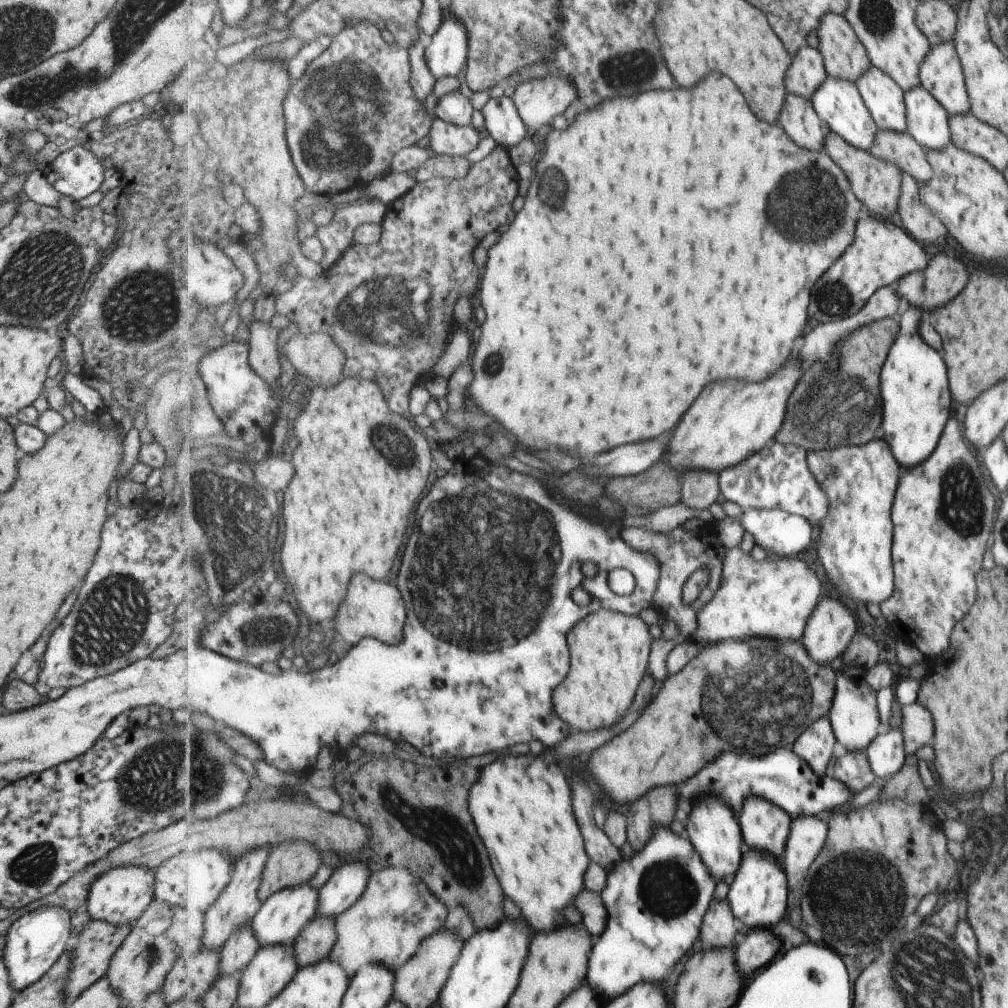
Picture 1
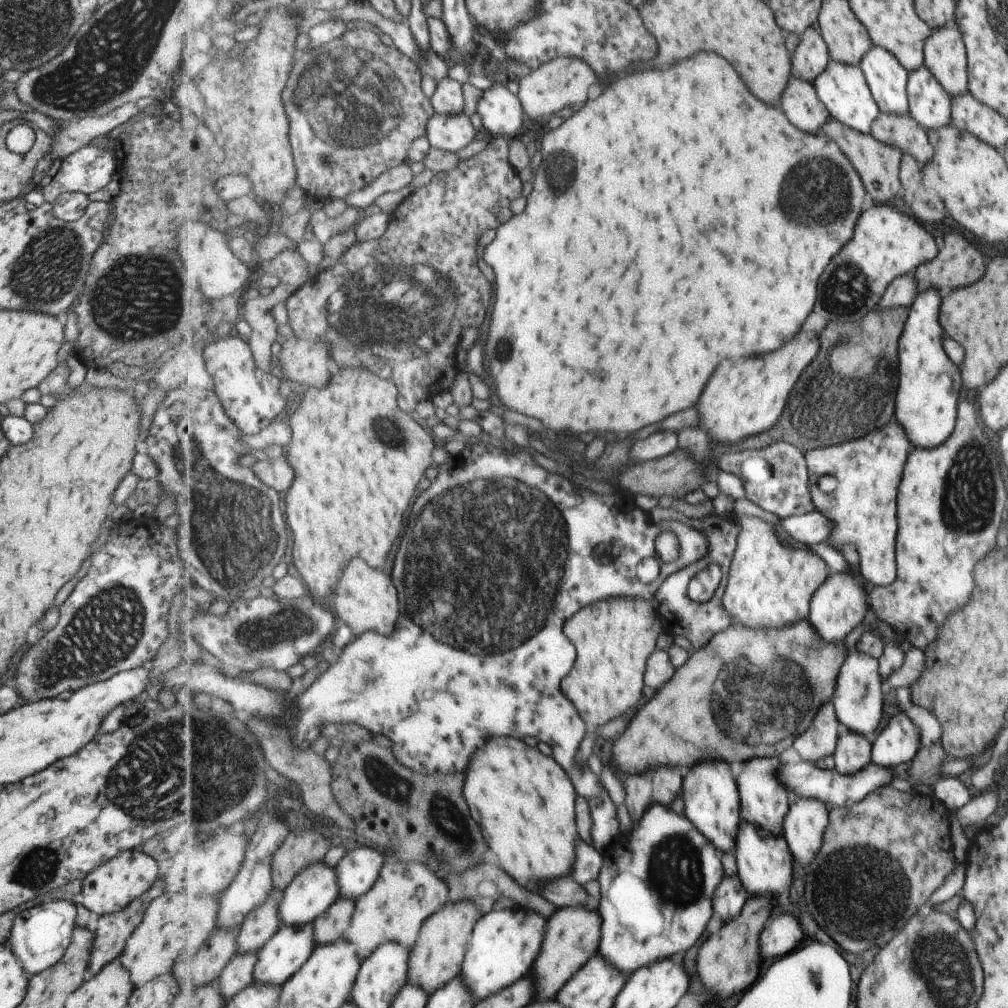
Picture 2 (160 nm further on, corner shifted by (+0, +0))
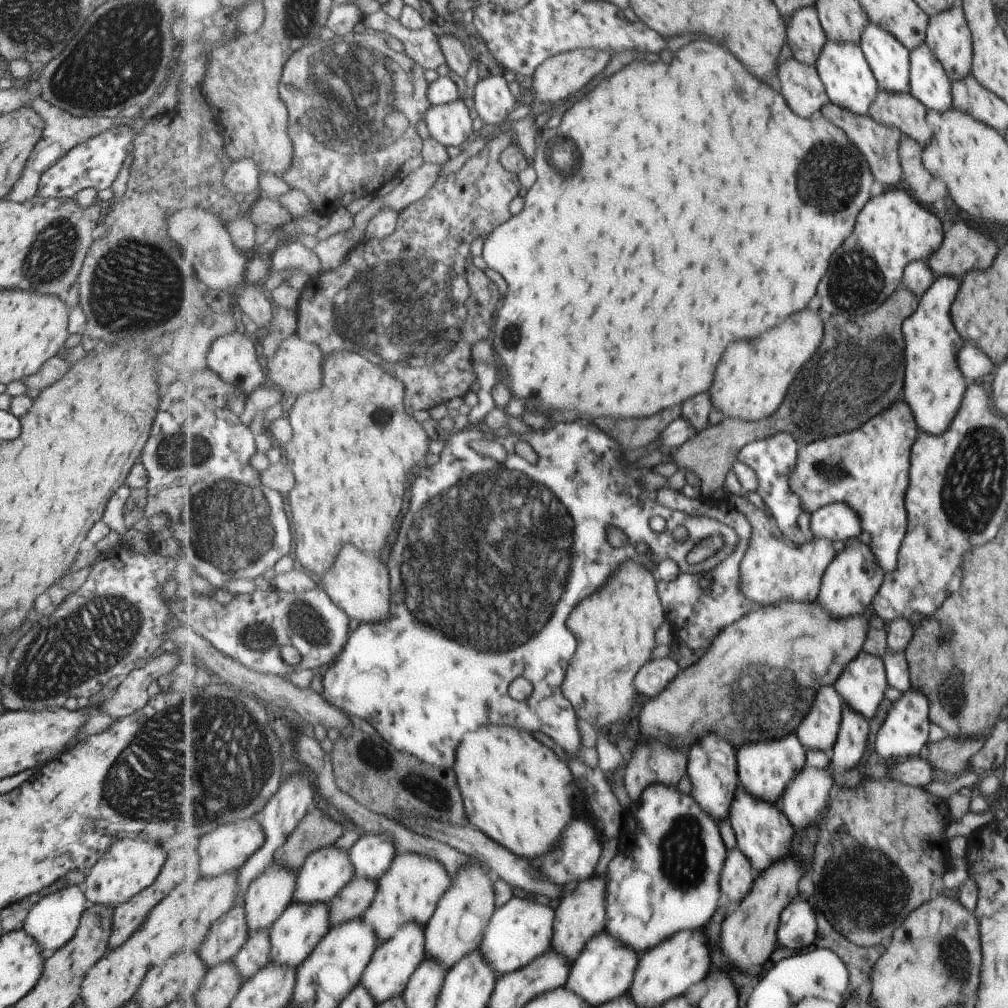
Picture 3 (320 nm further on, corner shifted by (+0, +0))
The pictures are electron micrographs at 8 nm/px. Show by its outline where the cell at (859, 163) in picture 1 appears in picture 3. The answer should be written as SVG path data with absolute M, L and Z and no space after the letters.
M833 102L826 104L821 111L829 120L847 133L848 139L859 148L860 153L866 158L875 180L880 182L885 189L895 186L901 180L901 167L899 158L897 158L897 140L899 140L901 132L898 128L878 123L869 114L858 115L852 113Z

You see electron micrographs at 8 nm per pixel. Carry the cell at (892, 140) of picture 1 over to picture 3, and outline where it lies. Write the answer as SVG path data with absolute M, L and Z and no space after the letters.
M878 89L870 104L869 115L878 123L901 129L904 135L925 147L932 136L925 117L926 109L909 91L896 93Z

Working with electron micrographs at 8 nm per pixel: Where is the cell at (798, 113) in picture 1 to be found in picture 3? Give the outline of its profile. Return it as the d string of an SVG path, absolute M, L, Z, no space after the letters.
M794 56L779 65L778 74L783 96L799 116L811 115L831 102L826 84L816 65L808 65Z

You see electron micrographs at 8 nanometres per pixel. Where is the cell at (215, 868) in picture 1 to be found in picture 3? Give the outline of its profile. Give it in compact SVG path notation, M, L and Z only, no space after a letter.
M252 816L245 818L245 820L238 818L232 823L225 823L224 825L216 824L214 827L205 829L205 832L201 831L201 836L203 836L203 840L201 840L201 844L197 840L197 846L199 846L198 850L201 850L201 876L203 877L214 877L229 871L239 870L266 841L263 825Z

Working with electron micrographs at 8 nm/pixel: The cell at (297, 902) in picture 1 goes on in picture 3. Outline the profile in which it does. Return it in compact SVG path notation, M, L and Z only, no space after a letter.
M331 845L312 851L305 864L299 868L297 890L294 902L312 903L317 901L329 904L356 876L356 868L351 860L349 850Z

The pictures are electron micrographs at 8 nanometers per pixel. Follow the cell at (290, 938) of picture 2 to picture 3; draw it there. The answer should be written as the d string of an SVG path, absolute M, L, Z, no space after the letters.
M321 901L312 903L293 902L291 906L279 917L279 920L271 927L272 940L270 960L280 965L297 967L303 964L307 957L322 942L325 935L331 930L329 904Z

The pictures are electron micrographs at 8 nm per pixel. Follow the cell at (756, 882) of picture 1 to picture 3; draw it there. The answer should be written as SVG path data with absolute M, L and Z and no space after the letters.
M742 784L738 786L729 819L735 829L739 848L751 859L757 870L765 870L773 862L791 855L796 828L780 805L753 796Z

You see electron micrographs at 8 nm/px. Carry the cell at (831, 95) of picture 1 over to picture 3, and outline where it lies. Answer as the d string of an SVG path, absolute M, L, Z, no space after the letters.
M828 40L817 64L819 74L826 84L830 100L858 115L869 114L870 104L878 92L878 83L857 43Z

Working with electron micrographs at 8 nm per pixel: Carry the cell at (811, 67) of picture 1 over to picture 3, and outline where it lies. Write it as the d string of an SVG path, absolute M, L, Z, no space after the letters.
M798 8L787 21L788 46L793 56L808 65L815 65L828 41L826 29L823 28L818 8Z

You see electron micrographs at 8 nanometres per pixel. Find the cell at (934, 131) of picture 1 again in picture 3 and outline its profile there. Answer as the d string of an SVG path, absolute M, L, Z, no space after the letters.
M925 42L911 49L911 88L908 90L929 110L940 113L952 106L951 80Z

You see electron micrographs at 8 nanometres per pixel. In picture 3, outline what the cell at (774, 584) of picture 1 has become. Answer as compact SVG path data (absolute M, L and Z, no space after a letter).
M734 495L731 500L739 512L745 513L753 526L750 538L750 550L742 560L742 589L743 592L760 606L781 603L785 599L797 602L813 602L818 600L822 590L822 580L827 567L838 554L834 541L825 537L815 537L804 544L793 544L778 535L773 527L771 516L765 510L755 507L745 495Z

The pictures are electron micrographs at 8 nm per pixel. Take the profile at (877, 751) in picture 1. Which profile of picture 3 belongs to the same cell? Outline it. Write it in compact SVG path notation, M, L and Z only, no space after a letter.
M907 689L891 703L885 719L876 732L873 742L877 757L904 760L922 755L926 747L929 721L929 700L919 689Z

